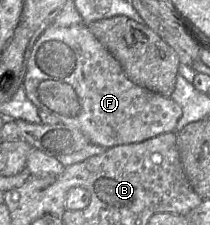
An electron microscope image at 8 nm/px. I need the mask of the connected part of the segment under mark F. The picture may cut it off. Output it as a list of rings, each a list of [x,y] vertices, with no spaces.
[[[84,23],[70,27],[51,24],[43,31],[29,56],[23,85],[27,97],[39,110],[47,111],[62,123],[78,128],[92,144],[106,148],[139,143],[163,133],[174,132],[182,116],[181,106],[172,98],[133,83],[117,59]]]

